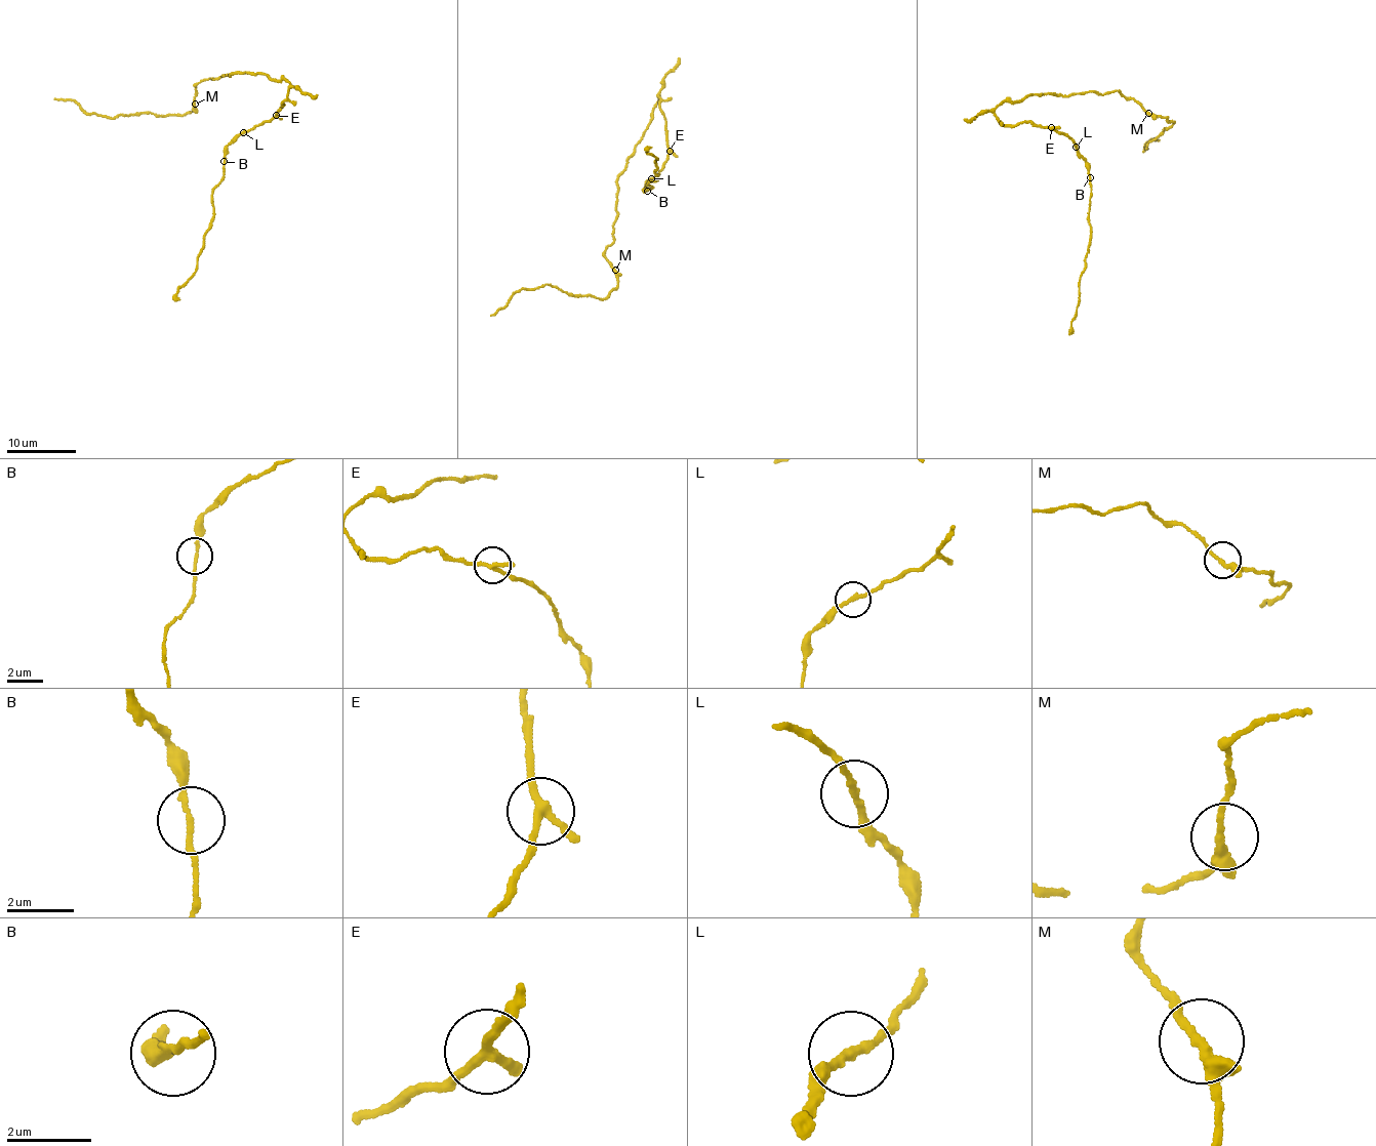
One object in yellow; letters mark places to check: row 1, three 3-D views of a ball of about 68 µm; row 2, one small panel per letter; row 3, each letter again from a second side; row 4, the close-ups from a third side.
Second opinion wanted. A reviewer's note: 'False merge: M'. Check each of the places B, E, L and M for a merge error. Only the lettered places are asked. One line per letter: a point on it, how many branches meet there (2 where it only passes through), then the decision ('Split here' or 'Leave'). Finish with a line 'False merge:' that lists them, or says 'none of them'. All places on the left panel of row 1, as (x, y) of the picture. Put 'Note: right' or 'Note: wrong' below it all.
B: Place: (224, 161). Branches: 2. Leave
E: Place: (276, 115). Branches: 3. Leave
L: Place: (243, 132). Branches: 2. Leave
M: Place: (195, 104). Branches: 3. Leave
False merge: none of them
Note: wrong

